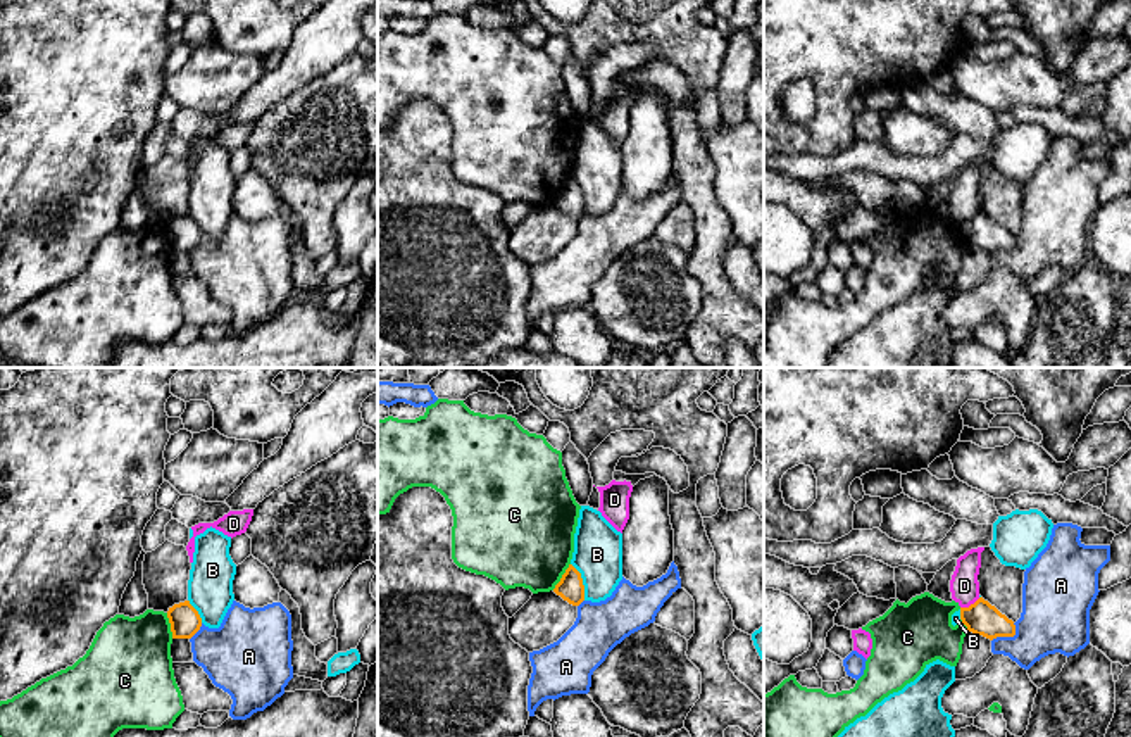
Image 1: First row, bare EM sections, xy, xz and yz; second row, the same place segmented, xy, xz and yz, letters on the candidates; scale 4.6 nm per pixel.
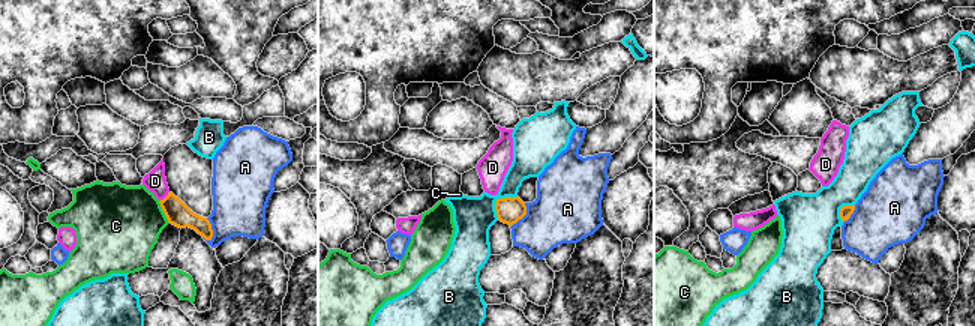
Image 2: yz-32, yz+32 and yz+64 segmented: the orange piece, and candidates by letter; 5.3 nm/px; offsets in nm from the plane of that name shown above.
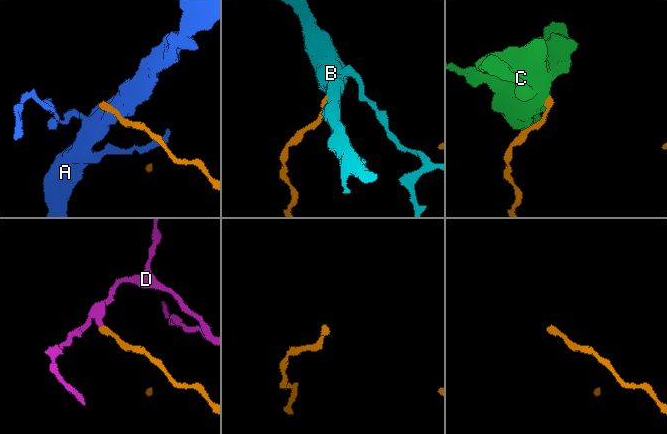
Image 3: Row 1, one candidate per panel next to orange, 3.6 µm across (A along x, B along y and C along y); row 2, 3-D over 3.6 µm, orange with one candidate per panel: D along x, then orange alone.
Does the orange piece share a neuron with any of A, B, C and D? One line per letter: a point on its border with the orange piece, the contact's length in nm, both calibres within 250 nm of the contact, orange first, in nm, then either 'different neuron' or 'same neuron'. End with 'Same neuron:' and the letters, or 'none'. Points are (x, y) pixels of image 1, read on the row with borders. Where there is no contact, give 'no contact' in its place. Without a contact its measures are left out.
A: meets orange in yz at (1007, 636); contact 140 nm long; 160 nm thick on the orange side, 320 nm on the other; different neuron
B: meets orange in xz at (581, 582); contact 190 nm long; 120 nm thick on the orange side, 220 nm on the other; different neuron
C: meets orange in xz at (562, 577); contact 150 nm long; 120 nm thick on the orange side, 440 nm on the other; different neuron
D: meets orange in yz at (971, 604); contact 110 nm long; 160 nm thick on the orange side, 140 nm on the other; different neuron
Same neuron: none

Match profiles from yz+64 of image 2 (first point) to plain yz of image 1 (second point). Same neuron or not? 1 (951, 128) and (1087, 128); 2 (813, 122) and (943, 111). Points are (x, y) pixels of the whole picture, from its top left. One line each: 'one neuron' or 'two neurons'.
1: two neurons
2: two neurons

